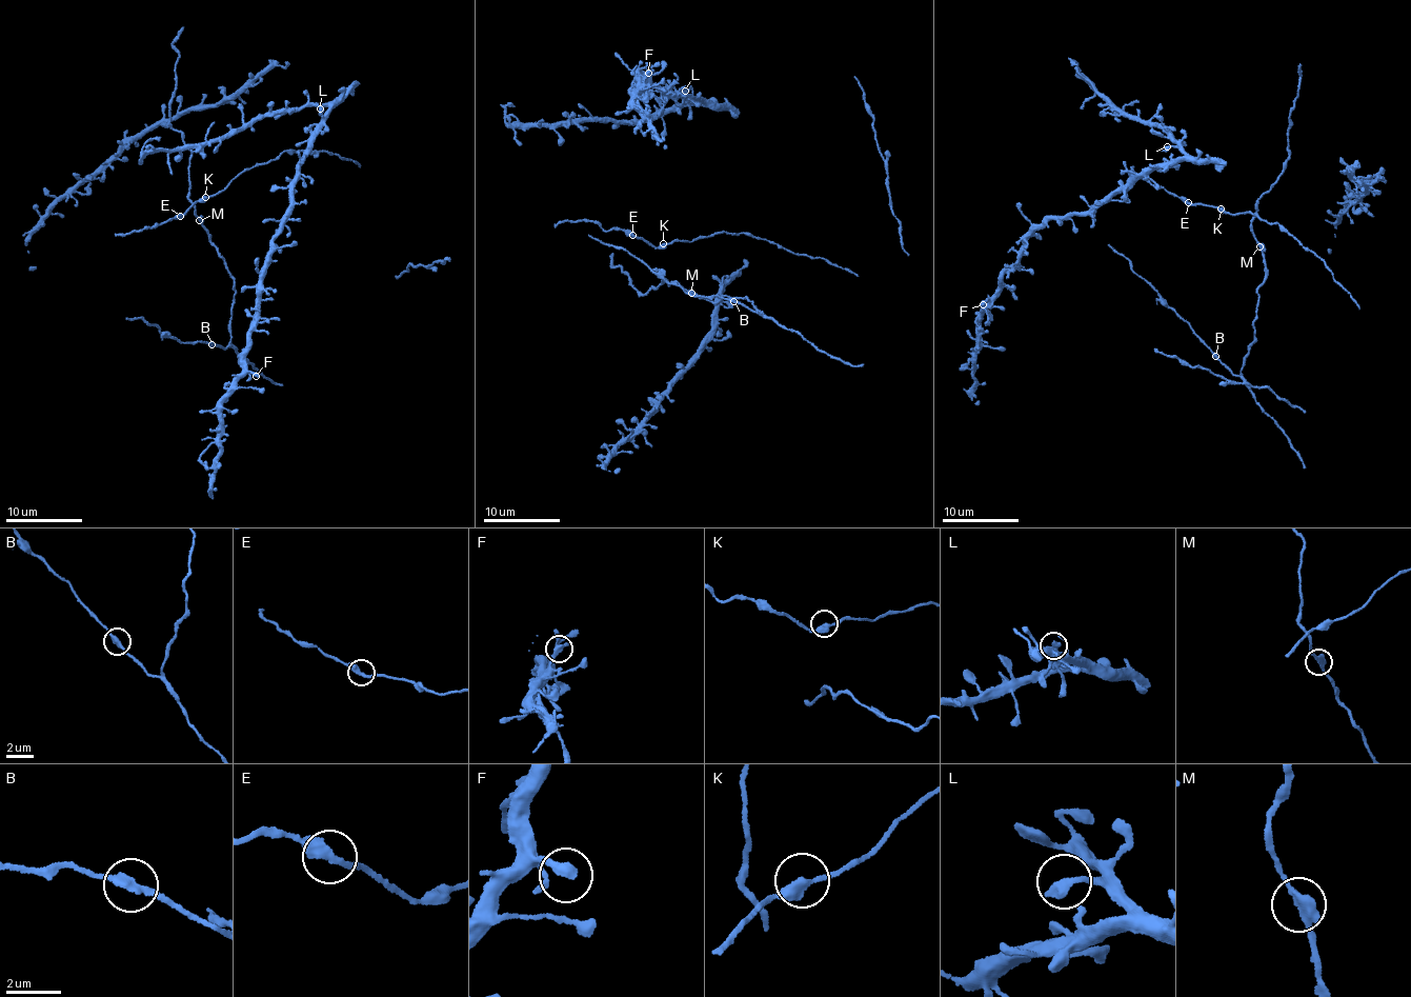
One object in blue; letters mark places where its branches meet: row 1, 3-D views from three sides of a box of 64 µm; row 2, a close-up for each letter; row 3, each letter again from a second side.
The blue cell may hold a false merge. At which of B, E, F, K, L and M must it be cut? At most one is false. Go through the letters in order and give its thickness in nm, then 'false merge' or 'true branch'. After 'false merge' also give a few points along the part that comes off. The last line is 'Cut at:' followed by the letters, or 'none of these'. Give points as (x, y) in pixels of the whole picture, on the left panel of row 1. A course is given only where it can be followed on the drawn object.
B: calibre 320 nm; true branch
E: calibre 380 nm; true branch
F: calibre 440 nm; true branch
K: calibre 340 nm; true branch
L: calibre 400 nm; true branch
M: calibre 360 nm; true branch
Cut at: none of these

